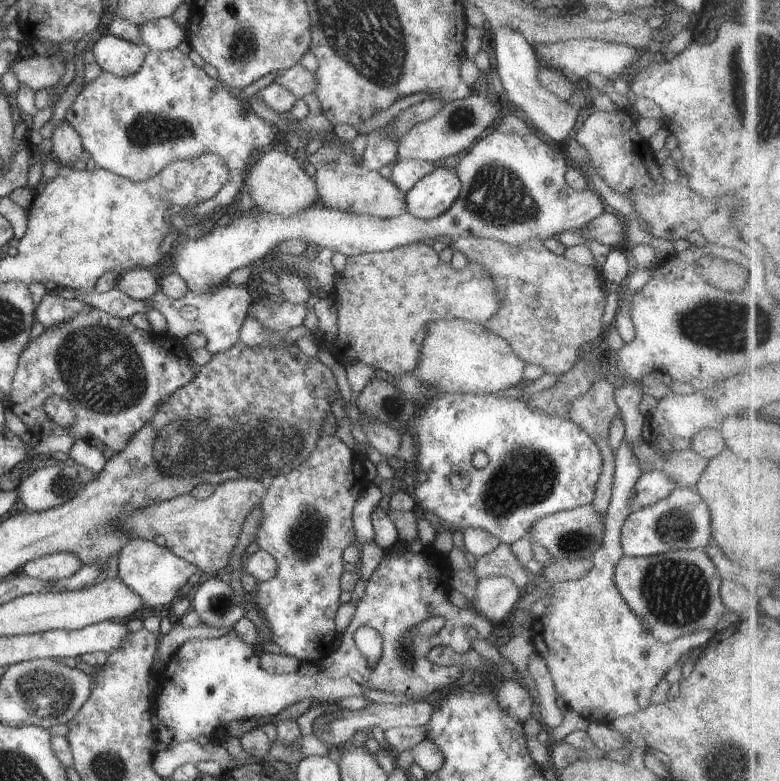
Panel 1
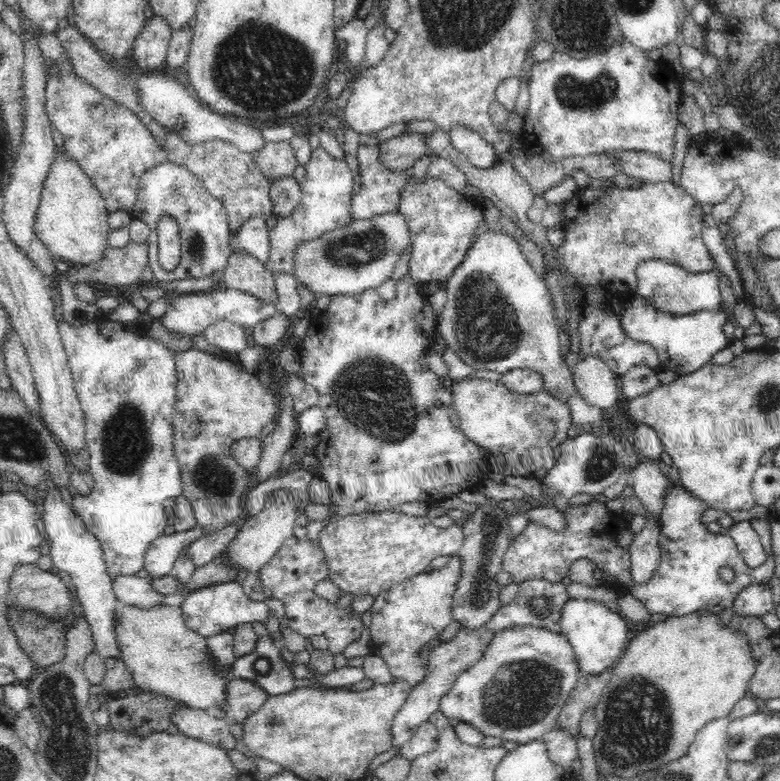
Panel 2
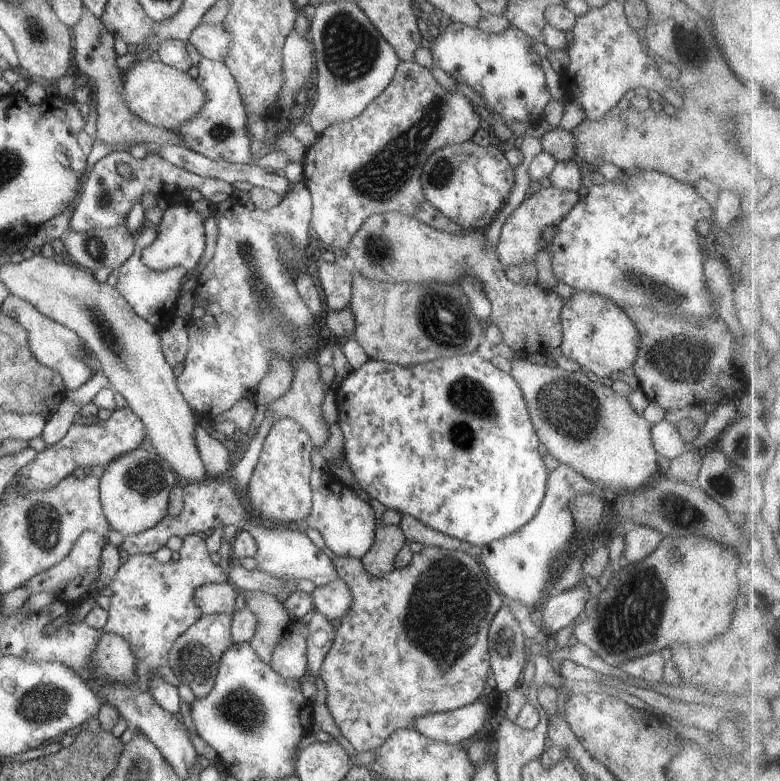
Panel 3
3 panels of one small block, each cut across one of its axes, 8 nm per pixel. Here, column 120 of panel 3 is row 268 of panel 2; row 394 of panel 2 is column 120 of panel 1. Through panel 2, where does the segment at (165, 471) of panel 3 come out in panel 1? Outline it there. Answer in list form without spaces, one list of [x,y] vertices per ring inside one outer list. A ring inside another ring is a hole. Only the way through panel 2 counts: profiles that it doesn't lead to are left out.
[[[138,538],[128,540],[119,554],[117,578],[132,588],[147,607],[168,606],[176,598],[190,597],[205,578],[200,568],[153,541]]]

